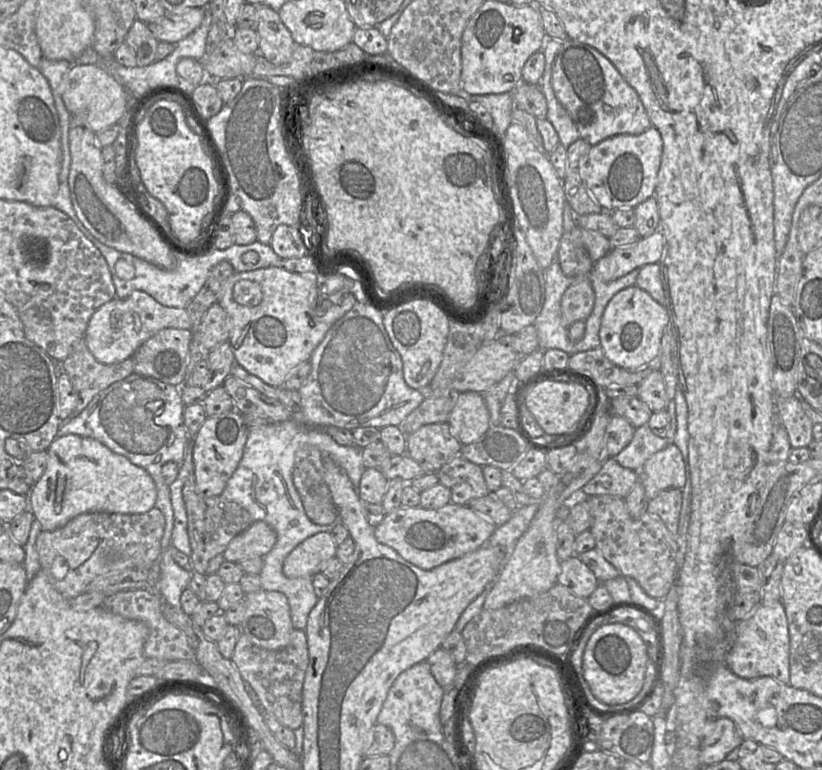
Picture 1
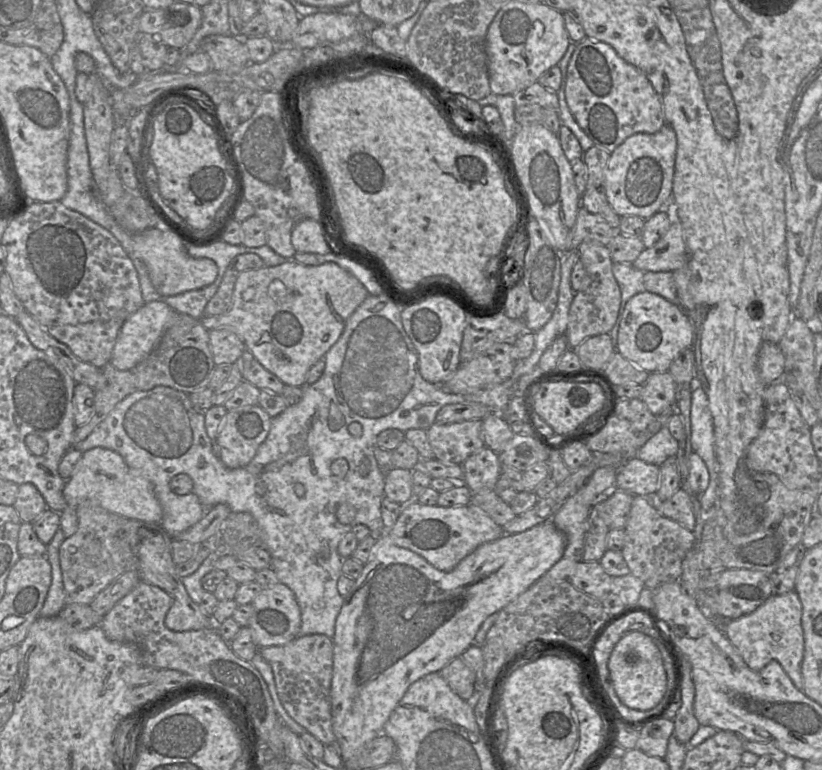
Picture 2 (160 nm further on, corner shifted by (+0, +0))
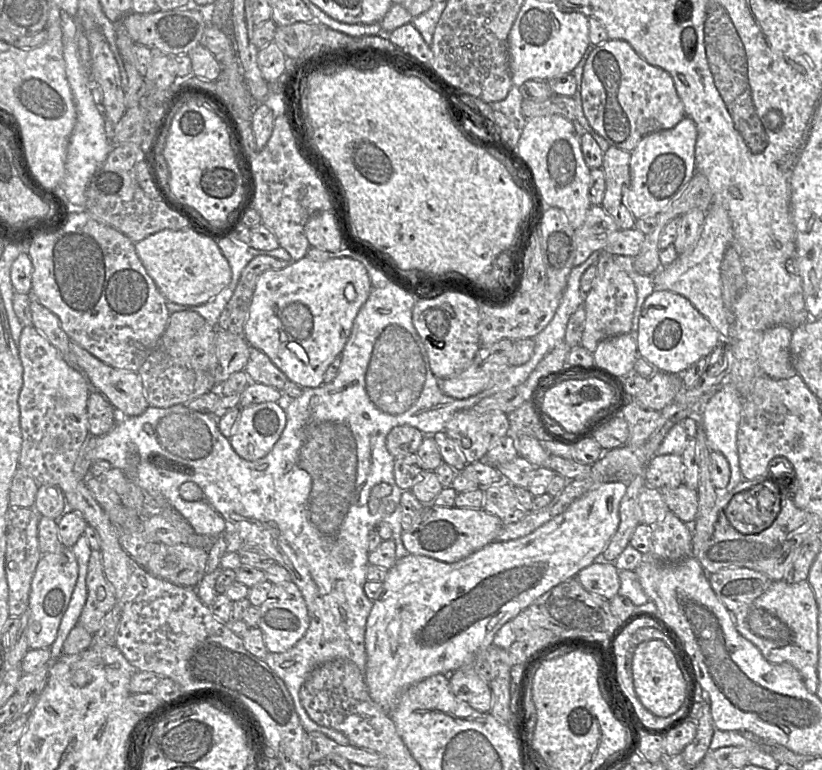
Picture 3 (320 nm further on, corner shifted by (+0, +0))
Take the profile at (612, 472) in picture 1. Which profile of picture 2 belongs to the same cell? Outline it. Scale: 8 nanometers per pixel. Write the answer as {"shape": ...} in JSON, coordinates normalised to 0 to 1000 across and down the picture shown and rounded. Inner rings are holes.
{"shape":[[[771,594],[749,613],[748,632],[771,644],[797,642],[802,634],[803,608]]]}

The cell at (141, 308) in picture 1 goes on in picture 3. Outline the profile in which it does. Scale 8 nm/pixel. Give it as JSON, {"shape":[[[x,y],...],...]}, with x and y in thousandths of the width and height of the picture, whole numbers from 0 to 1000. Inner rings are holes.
{"shape":[[[371,332],[345,349],[322,352],[311,366],[297,439],[305,451],[321,457],[353,495],[370,504],[388,503],[394,499],[394,486],[400,474],[416,458],[431,416],[451,377],[443,344],[427,335],[382,339]]]}

